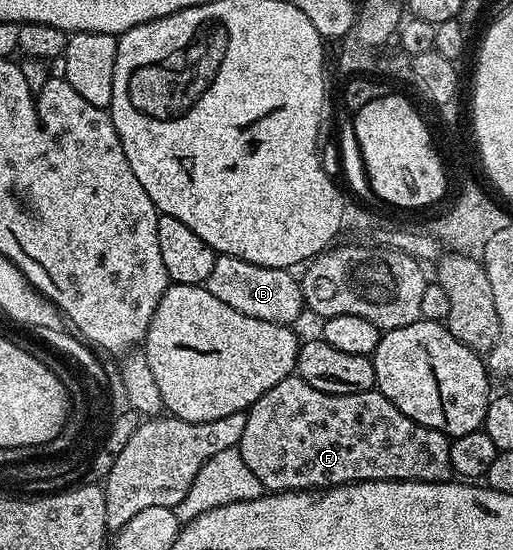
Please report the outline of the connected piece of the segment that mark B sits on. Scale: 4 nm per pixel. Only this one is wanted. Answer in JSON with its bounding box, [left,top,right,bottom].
[203,255,306,325]

